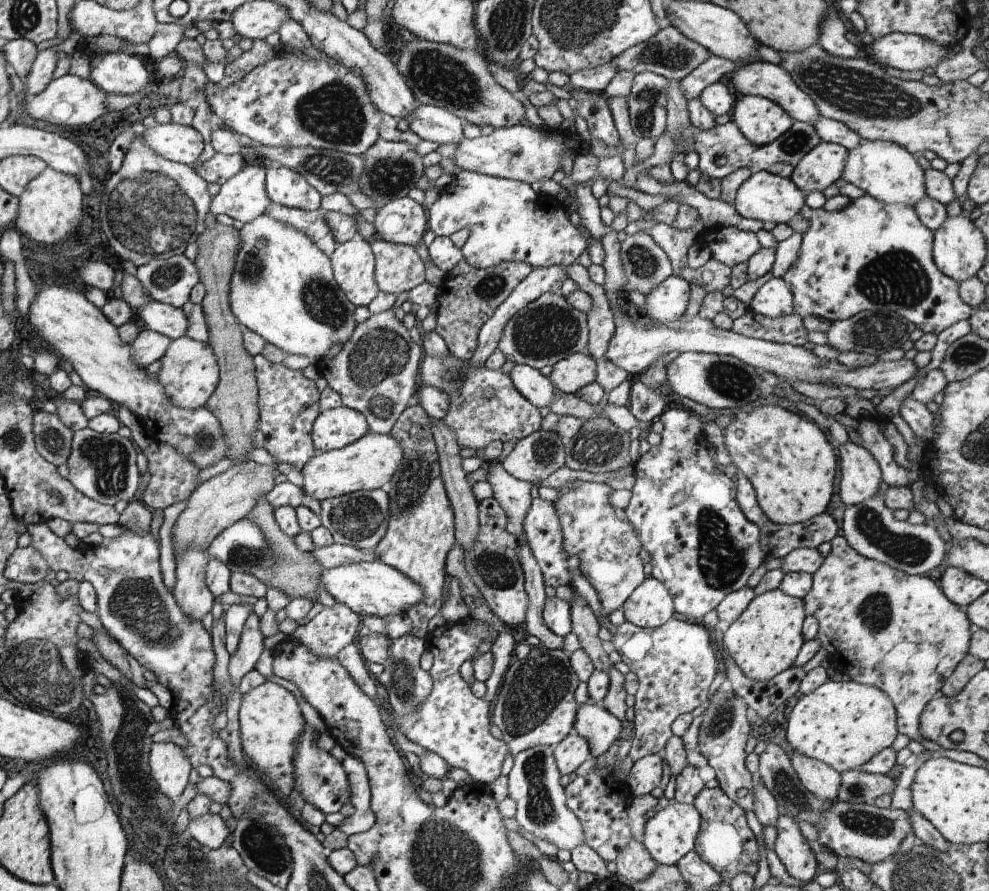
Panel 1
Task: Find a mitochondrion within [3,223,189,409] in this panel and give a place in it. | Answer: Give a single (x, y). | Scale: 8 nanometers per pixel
(172, 271)

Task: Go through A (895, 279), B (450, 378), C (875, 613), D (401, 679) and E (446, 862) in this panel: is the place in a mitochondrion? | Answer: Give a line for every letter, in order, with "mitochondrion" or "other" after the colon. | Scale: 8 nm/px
A: mitochondrion
B: mitochondrion
C: mitochondrion
D: mitochondrion
E: mitochondrion

